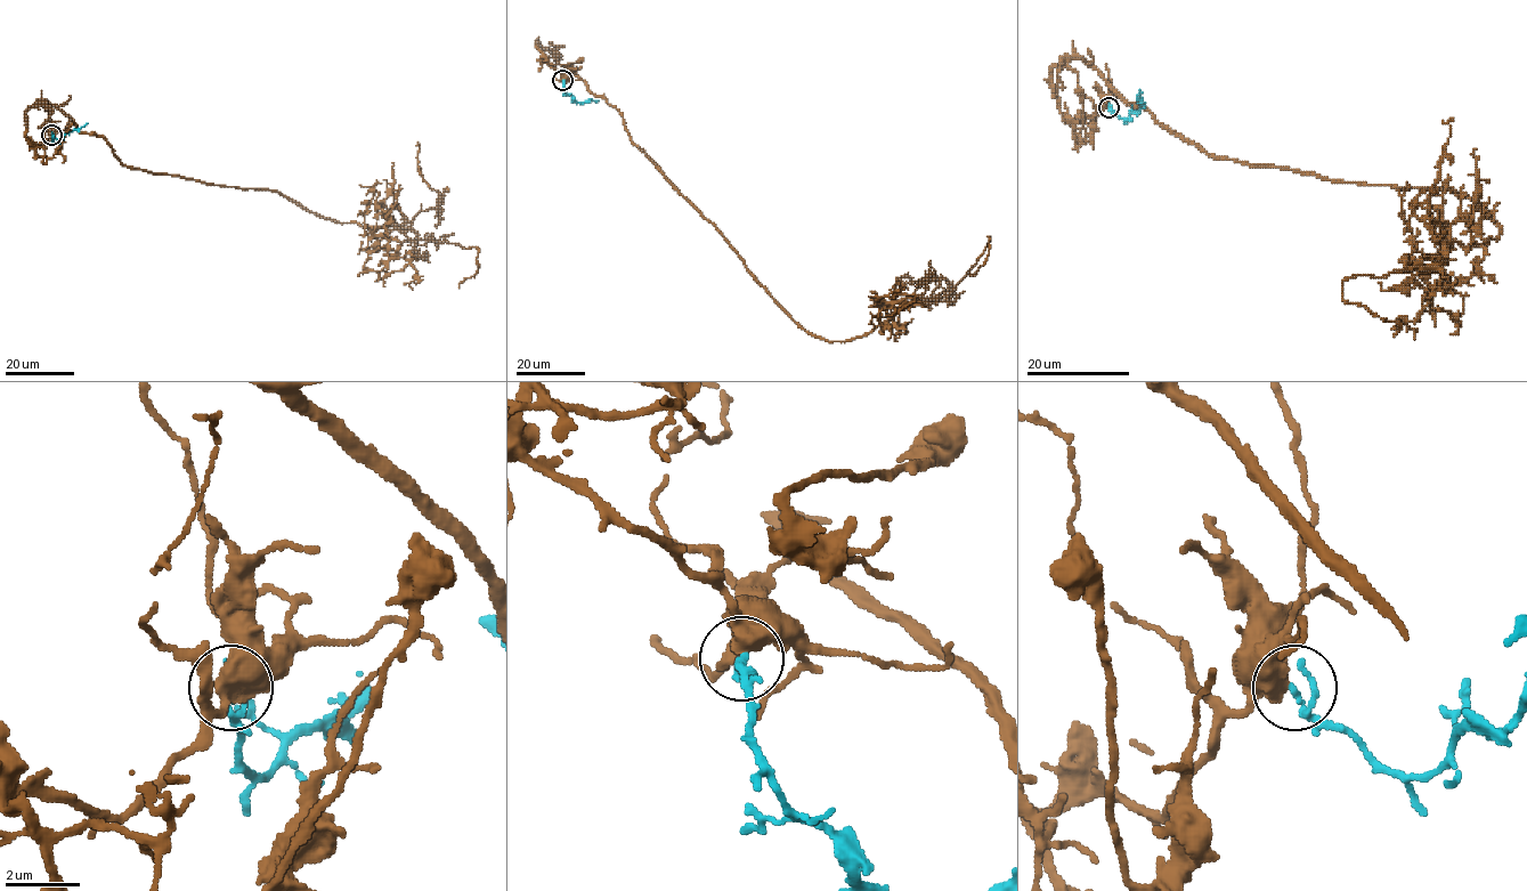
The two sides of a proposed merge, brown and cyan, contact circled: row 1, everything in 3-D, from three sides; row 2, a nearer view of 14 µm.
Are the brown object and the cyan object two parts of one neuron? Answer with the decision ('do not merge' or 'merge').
do not merge

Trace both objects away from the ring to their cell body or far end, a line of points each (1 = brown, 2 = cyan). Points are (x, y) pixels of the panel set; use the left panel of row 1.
1: (53, 135), (26, 137), (41, 102), (132, 168), (477, 248), (459, 288)
2: (53, 135), (56, 143), (87, 122)

